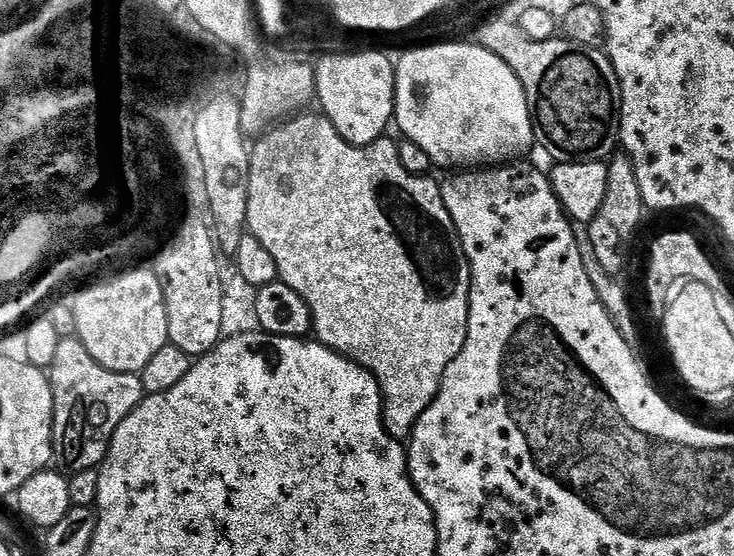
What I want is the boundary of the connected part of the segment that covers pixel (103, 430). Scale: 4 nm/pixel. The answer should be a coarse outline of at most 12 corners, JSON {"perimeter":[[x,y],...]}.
{"perimeter":[[60,339],[47,369],[52,459],[99,469],[146,395],[137,373],[106,370]]}

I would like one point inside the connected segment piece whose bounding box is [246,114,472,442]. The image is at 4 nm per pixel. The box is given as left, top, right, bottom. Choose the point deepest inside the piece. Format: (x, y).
(372, 249)

